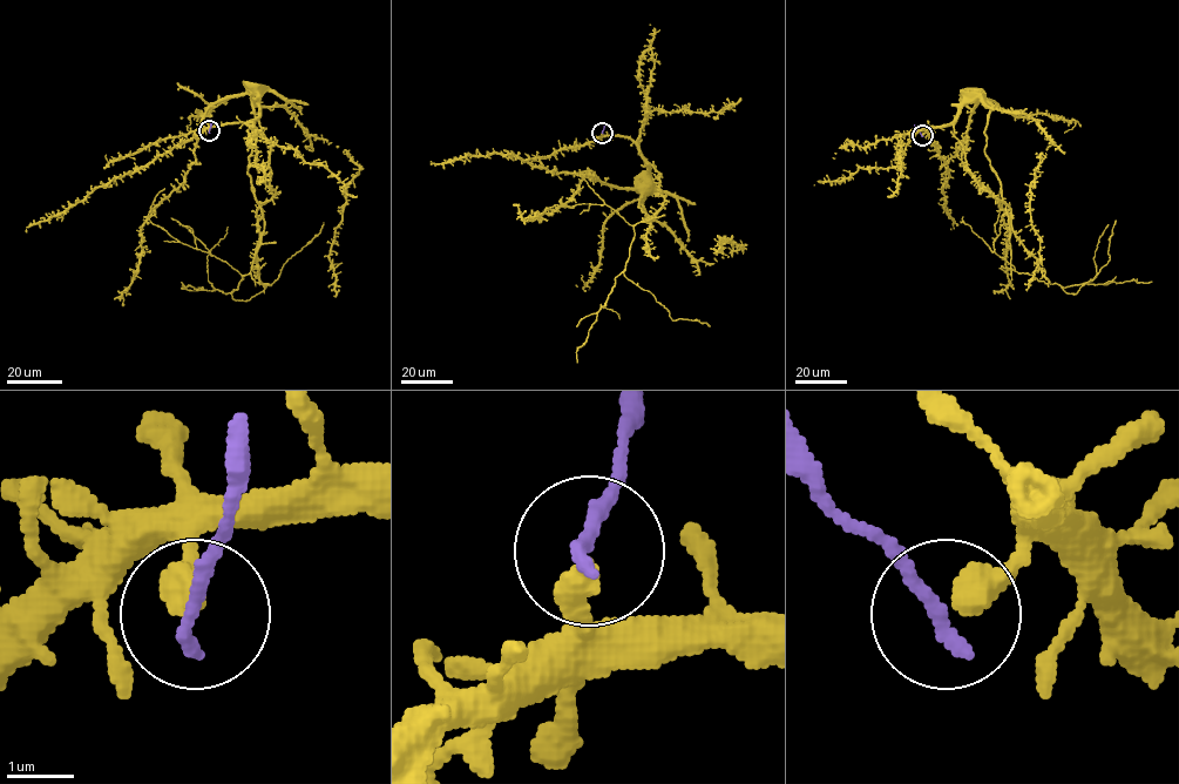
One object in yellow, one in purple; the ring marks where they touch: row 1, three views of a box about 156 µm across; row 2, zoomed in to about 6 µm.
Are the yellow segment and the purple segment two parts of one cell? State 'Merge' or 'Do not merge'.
Merge

